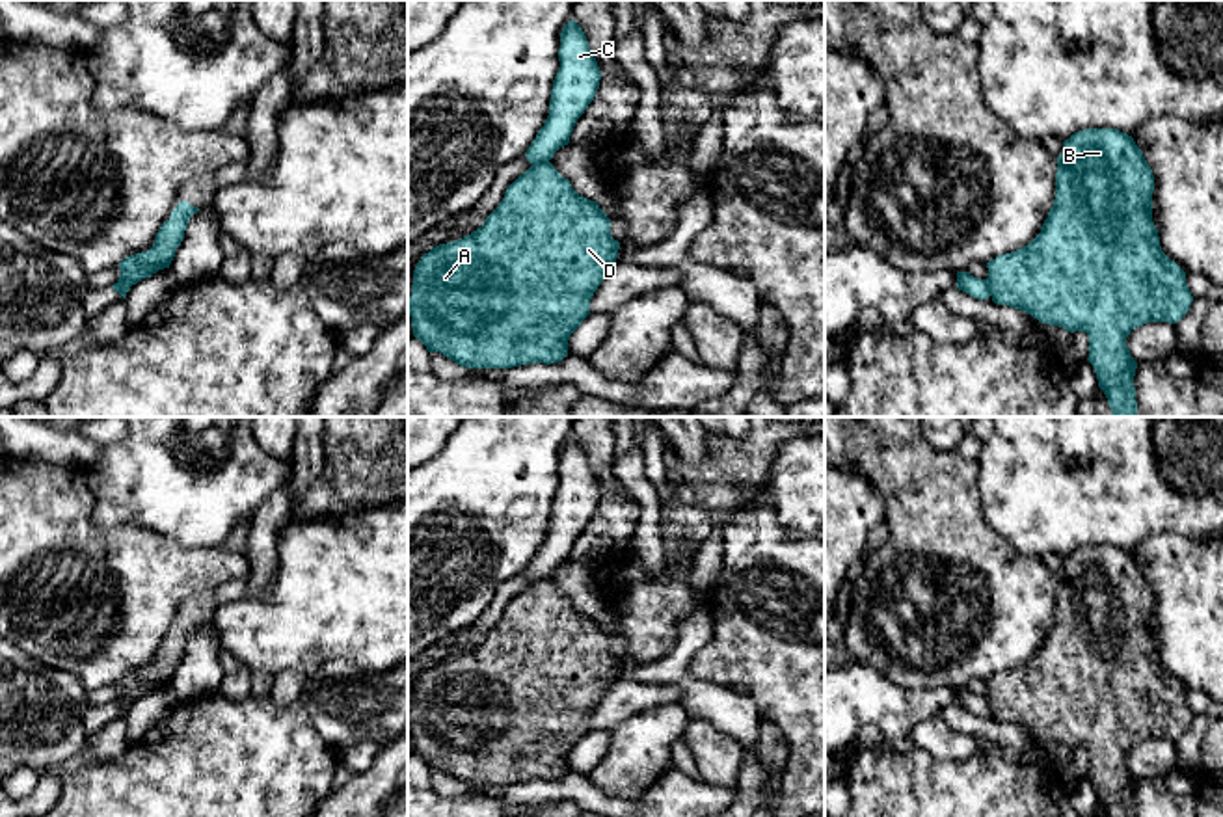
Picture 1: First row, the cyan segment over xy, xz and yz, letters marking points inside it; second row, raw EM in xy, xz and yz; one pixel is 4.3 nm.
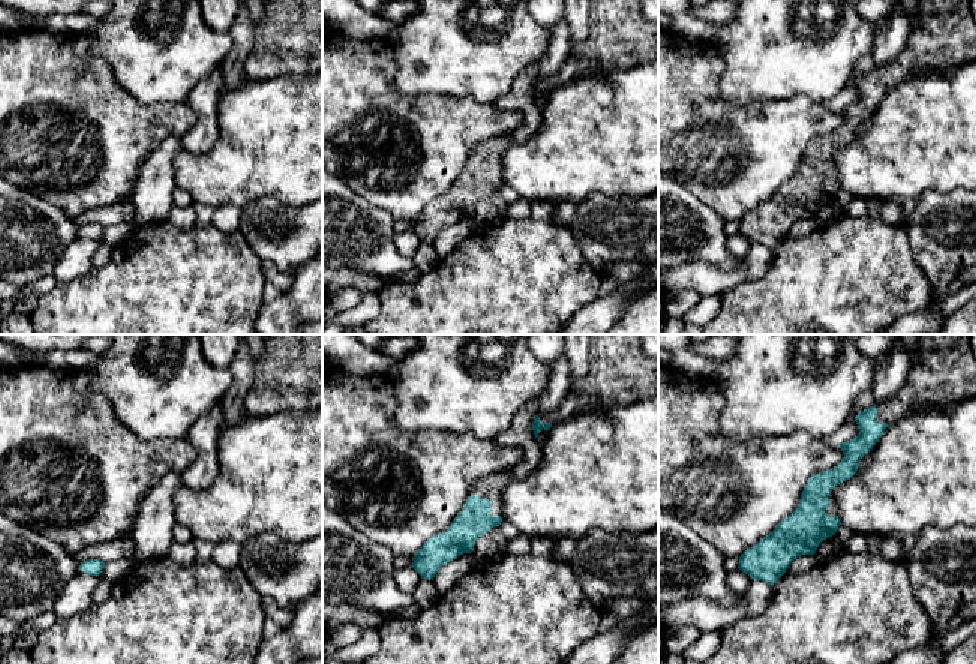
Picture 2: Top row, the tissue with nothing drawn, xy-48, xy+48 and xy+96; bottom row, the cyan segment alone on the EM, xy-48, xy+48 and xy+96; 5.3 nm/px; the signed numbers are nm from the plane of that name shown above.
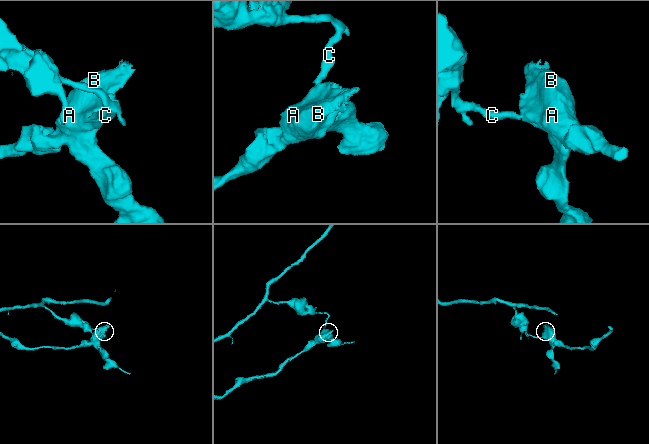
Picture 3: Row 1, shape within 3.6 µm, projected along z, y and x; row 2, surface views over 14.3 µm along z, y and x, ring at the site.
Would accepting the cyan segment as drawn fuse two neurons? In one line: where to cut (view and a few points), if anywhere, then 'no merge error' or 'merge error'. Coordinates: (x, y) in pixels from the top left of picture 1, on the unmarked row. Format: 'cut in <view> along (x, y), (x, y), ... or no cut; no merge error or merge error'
cut in xz along (548, 577), (533, 583); merge error

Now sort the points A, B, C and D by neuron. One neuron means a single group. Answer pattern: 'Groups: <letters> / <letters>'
Groups: A B D / C

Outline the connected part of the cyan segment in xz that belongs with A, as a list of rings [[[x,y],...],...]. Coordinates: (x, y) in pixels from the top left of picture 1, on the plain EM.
[[[551,579],[534,581],[506,605],[482,644],[421,674],[410,715],[413,754],[467,785],[558,780],[618,666],[598,618],[579,612]]]

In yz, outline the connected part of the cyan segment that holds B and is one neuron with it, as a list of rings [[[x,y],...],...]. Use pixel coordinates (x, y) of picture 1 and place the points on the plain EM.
[[[1117,545],[1074,549],[1063,558],[1063,569],[1057,573],[1055,616],[1041,650],[1028,663],[987,679],[987,700],[994,720],[1020,726],[1042,741],[1059,743],[1070,750],[1087,750],[1087,778],[1108,817],[1136,817],[1137,780],[1126,763],[1130,748],[1147,739],[1176,741],[1193,718],[1186,689],[1162,668],[1152,638],[1152,609],[1152,586],[1132,553]]]

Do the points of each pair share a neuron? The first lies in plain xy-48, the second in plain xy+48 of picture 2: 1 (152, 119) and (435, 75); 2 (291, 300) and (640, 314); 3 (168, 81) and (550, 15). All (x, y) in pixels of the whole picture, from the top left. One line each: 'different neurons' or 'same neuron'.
1: different neurons
2: different neurons
3: different neurons

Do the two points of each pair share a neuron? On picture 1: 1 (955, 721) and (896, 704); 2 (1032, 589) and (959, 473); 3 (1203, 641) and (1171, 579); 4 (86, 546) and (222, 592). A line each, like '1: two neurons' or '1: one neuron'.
1: two neurons
2: one neuron
3: one neuron
4: two neurons

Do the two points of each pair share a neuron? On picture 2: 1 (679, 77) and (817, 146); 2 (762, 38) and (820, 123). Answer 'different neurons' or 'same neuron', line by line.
1: different neurons
2: different neurons

